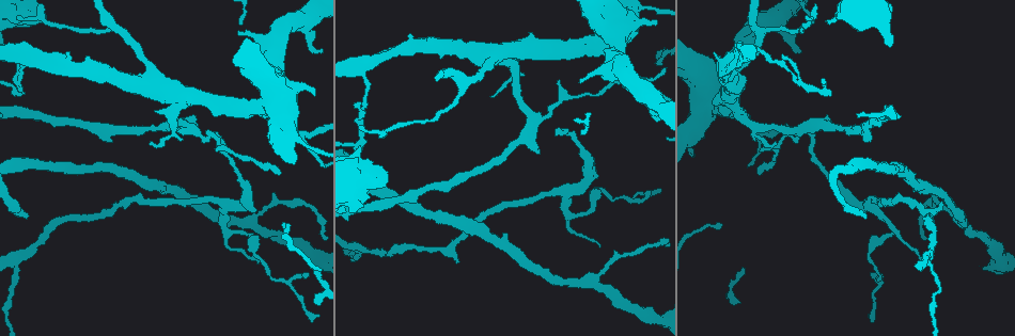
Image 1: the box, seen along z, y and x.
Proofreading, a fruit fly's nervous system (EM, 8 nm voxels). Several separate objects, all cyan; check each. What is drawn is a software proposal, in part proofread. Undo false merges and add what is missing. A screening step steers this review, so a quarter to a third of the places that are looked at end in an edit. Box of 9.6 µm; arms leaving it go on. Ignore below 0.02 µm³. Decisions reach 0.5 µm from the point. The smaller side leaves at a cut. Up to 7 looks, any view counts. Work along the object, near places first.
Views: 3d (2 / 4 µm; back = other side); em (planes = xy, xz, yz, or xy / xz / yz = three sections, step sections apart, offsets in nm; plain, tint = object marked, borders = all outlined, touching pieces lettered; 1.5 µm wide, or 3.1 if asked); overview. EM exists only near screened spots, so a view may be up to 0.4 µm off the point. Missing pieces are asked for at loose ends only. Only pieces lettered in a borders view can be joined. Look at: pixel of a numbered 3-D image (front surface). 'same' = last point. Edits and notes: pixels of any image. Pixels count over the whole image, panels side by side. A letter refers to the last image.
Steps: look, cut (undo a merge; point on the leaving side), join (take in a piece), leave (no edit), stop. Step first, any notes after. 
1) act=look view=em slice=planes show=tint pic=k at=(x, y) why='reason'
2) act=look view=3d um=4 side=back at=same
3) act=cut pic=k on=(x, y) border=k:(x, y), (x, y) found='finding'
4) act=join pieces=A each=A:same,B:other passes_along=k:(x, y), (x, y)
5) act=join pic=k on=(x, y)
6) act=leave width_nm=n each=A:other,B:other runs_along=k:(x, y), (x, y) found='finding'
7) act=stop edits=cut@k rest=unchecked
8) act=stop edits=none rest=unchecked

act=look view=em slice=planes show=borders pic=1 at=(19, 260) why='abrupt turn'

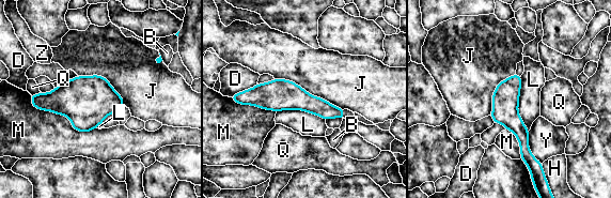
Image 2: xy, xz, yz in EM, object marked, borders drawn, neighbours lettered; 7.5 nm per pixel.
act=leave width_nm=200 each=B:other,D:other,H:other,J:other,L:other,M:other,Q:other,Y:other,Z:other border=2:(520, 76), (518, 115), (528, 131) found='one neuron here'

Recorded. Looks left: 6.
act=look view=em slice=planes show=borders pic=1 at=(865, 218) why='free end'

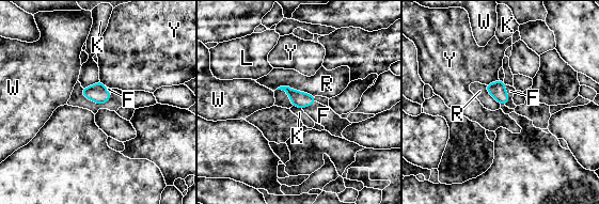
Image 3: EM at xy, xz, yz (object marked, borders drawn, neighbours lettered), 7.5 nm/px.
act=join pieces=F each=F:same,K:other,L:other,R:other,W:other,Y:other passes_along=3:(497, 90), (507, 95), (510, 91) found='it goes on there'

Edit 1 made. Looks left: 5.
act=look view=overview

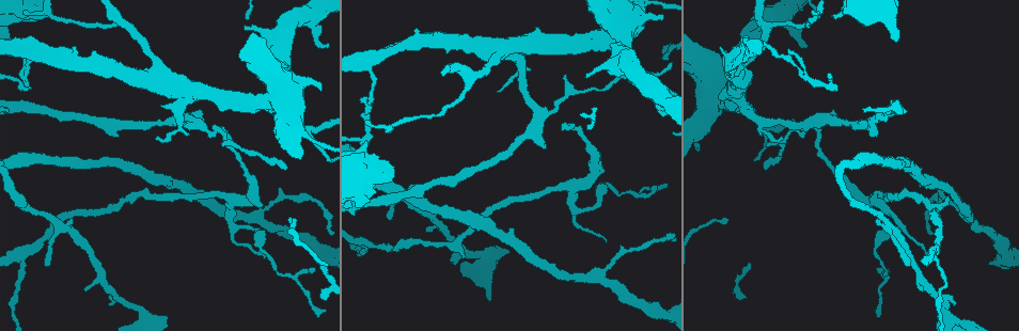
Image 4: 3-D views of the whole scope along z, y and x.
act=look view=em slice=xz step=8 show=tint pic=4 at=(368, 62) why='sudden change in width'

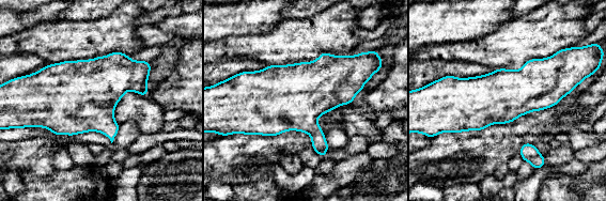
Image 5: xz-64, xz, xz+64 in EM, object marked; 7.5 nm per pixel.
act=look view=em slice=planes show=borders at=same why='another direction'

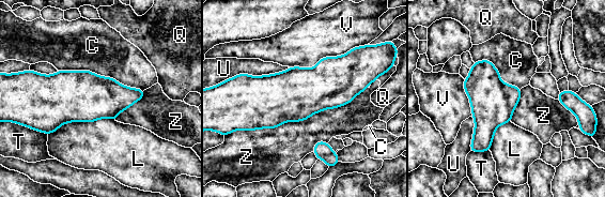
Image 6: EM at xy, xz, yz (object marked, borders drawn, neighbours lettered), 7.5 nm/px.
act=leave width_nm=380 each=C:other,L:other,Q:other,T:other,U:other,V:other,Z:other border=6:(368, 88), (303, 120), (237, 131) found='one neuron here'

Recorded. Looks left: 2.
act=stop edits=join@3 rest=unchecked

